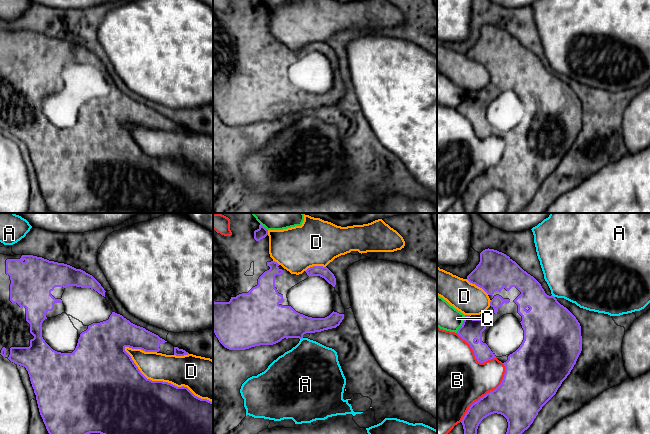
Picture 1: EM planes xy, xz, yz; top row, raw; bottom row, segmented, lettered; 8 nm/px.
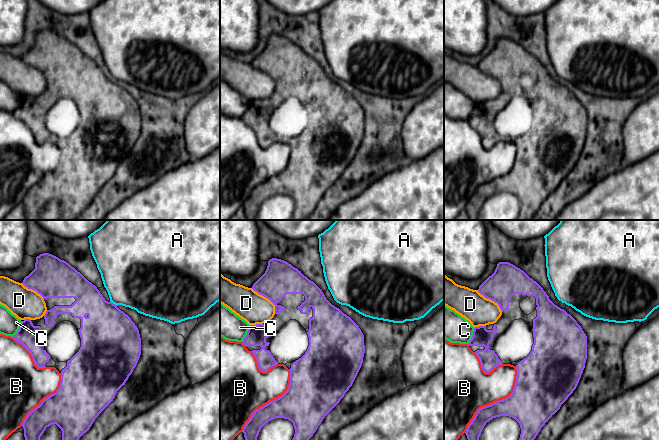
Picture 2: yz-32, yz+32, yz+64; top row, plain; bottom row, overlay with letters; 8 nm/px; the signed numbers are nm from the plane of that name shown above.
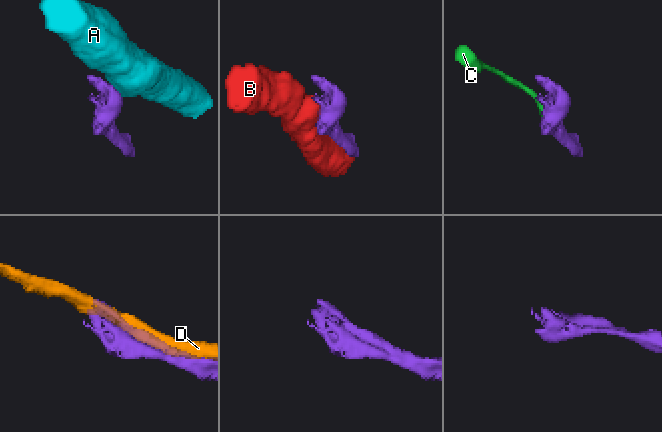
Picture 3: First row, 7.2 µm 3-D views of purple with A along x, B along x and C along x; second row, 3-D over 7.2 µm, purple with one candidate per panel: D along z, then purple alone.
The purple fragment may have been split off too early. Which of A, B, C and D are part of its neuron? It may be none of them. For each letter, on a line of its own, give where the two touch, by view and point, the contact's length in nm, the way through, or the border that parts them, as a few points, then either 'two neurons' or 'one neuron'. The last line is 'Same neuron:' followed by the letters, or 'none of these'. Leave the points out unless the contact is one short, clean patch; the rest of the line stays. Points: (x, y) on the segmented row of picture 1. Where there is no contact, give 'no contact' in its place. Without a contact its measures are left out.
A: contact yz (553, 296); length 40 nm; two neurons
B: contact yz (487, 393); length 600 nm; two neurons
C: contact yz (462, 324); length 160 nm; two neurons
D: contact xy (164, 382); length 850 nm; two neurons
Same neuron: none of these

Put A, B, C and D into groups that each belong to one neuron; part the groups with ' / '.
A / B / C / D

